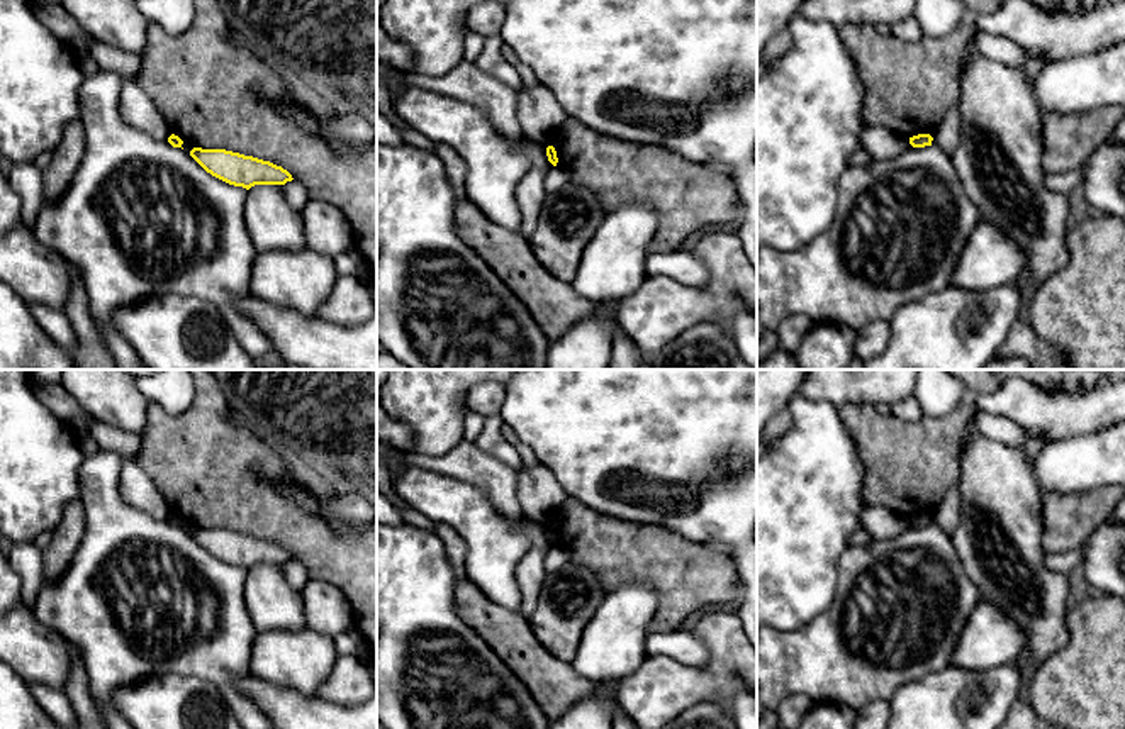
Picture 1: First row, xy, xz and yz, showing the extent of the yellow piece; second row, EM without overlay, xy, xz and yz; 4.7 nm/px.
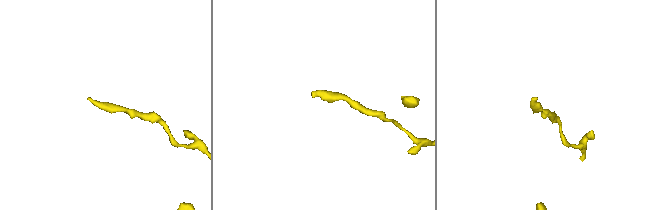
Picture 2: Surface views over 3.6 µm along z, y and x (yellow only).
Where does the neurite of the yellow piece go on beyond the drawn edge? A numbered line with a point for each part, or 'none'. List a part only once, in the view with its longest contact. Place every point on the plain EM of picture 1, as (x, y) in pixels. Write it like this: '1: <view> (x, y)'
none

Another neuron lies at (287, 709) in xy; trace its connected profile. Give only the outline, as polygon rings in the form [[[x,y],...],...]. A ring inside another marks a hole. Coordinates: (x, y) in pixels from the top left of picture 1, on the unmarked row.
[[[253,675],[239,682],[239,690],[261,707],[271,729],[377,729],[377,695],[363,704],[339,705]]]

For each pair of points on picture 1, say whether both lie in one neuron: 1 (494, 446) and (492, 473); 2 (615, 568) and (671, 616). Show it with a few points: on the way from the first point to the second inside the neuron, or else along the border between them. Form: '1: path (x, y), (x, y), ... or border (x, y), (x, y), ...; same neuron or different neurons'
1: border (474, 443), (516, 472); different neurons
2: path (633, 568), (645, 568), (671, 597); same neuron

